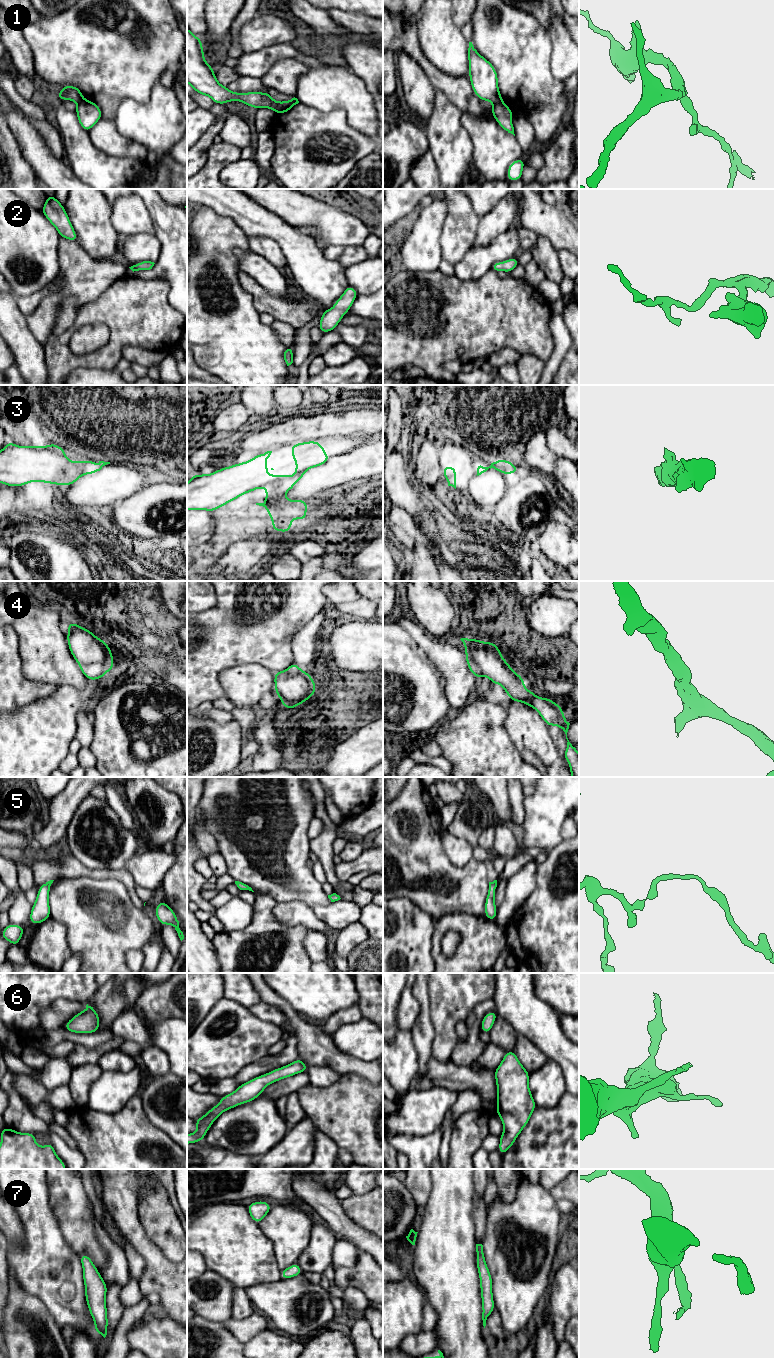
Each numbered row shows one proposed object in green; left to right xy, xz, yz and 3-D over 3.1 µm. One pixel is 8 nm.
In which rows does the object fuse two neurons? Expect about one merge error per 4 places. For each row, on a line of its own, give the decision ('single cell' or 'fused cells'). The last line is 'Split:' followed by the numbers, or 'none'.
1: fused cells
2: single cell
3: single cell
4: fused cells
5: single cell
6: single cell
7: single cell
Split: 1, 4

